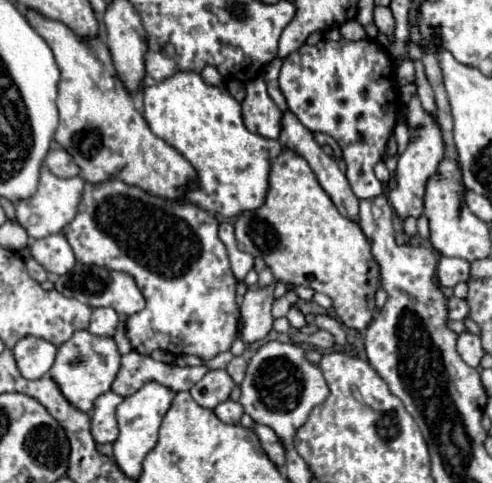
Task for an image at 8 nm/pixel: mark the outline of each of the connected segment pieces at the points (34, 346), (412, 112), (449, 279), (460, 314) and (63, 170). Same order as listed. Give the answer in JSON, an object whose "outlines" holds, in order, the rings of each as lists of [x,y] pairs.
{"outlines":[[[[38,337],[20,339],[12,351],[16,357],[18,369],[26,379],[44,377],[56,357],[56,347],[50,341],[38,339]]],[[[412,97],[408,103],[408,117],[406,117],[410,141],[402,157],[398,159],[398,187],[388,193],[388,201],[394,205],[396,213],[400,219],[412,215],[420,217],[424,211],[424,191],[426,191],[426,181],[436,175],[440,161],[444,159],[444,141],[442,141],[442,131],[436,123],[436,119],[424,111],[420,105],[418,97]]],[[[442,257],[436,267],[436,281],[442,287],[456,287],[460,281],[468,281],[470,263],[458,257]]],[[[448,297],[448,317],[462,321],[468,315],[468,303],[458,297]]],[[[52,149],[46,155],[44,165],[56,175],[56,177],[76,177],[80,173],[78,165],[74,163],[74,159],[68,155],[68,151],[64,149]]]]}

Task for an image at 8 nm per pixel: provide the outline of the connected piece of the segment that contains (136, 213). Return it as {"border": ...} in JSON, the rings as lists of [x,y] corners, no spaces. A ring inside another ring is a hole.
{"border":[[[104,181],[86,185],[78,213],[64,235],[74,249],[76,261],[84,265],[98,265],[108,271],[122,271],[132,275],[140,287],[146,307],[136,315],[124,319],[126,337],[134,351],[150,355],[156,349],[172,355],[196,355],[210,361],[222,351],[228,351],[236,339],[236,279],[230,271],[230,261],[224,243],[218,239],[218,219],[192,203],[170,203],[154,197],[138,187],[122,181]]]}

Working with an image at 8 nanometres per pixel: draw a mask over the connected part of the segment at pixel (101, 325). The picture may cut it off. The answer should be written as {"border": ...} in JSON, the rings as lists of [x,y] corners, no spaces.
{"border":[[[98,307],[98,309],[92,309],[88,331],[98,337],[114,337],[118,323],[120,323],[120,315],[114,309]]]}

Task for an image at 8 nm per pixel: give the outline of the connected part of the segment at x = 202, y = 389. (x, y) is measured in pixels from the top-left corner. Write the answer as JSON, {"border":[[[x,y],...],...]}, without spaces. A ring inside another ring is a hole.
{"border":[[[208,371],[208,375],[204,375],[204,379],[200,379],[192,389],[190,395],[194,397],[194,401],[202,407],[214,409],[218,403],[222,403],[224,399],[230,397],[230,391],[236,387],[236,383],[232,381],[232,377],[222,371]]]}

